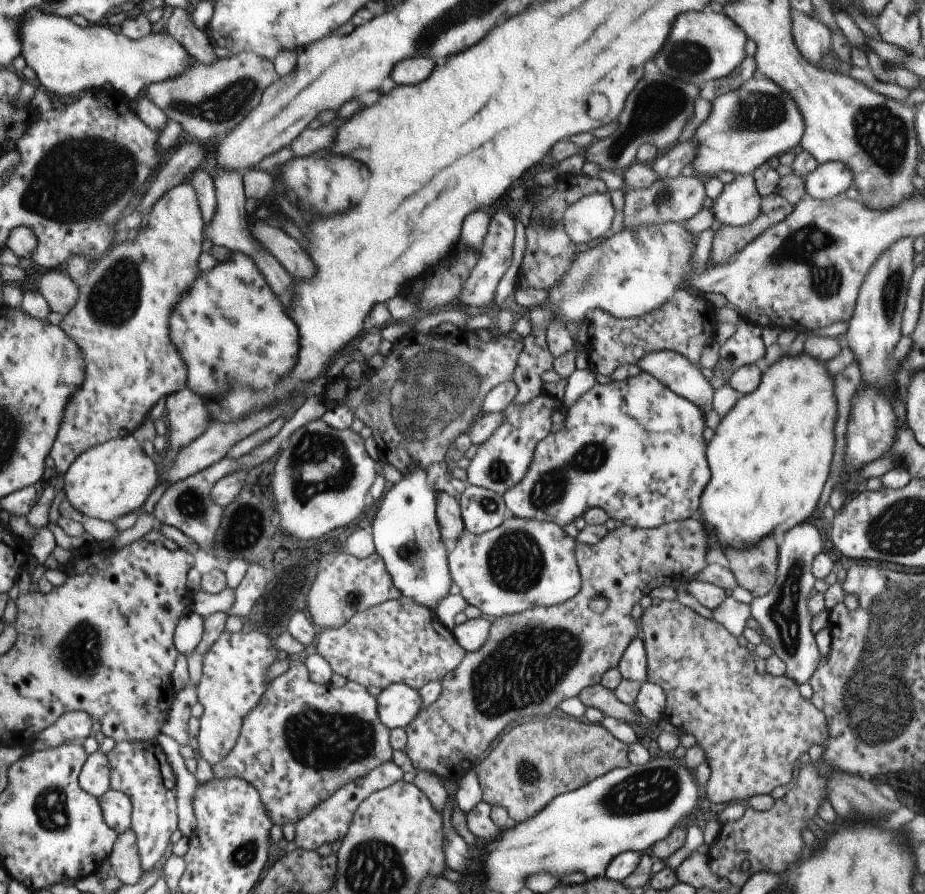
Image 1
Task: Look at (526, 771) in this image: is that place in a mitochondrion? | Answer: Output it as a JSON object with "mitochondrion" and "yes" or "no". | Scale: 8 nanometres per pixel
{"mitochondrion":"yes"}

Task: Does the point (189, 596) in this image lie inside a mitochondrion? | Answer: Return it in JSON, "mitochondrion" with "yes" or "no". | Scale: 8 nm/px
{"mitochondrion":"no"}

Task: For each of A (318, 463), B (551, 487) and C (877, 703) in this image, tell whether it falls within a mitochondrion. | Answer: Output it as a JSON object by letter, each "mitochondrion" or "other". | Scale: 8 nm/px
{"A":"mitochondrion","B":"mitochondrion","C":"mitochondrion"}

